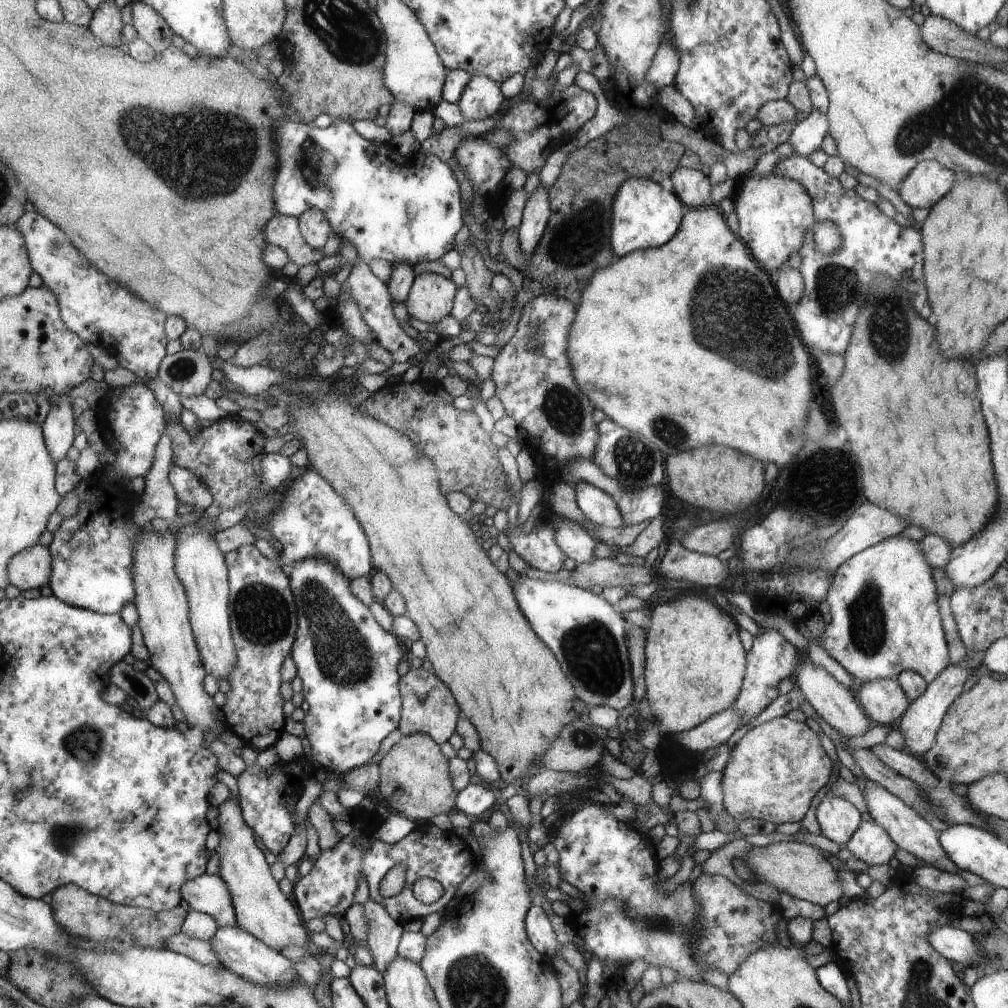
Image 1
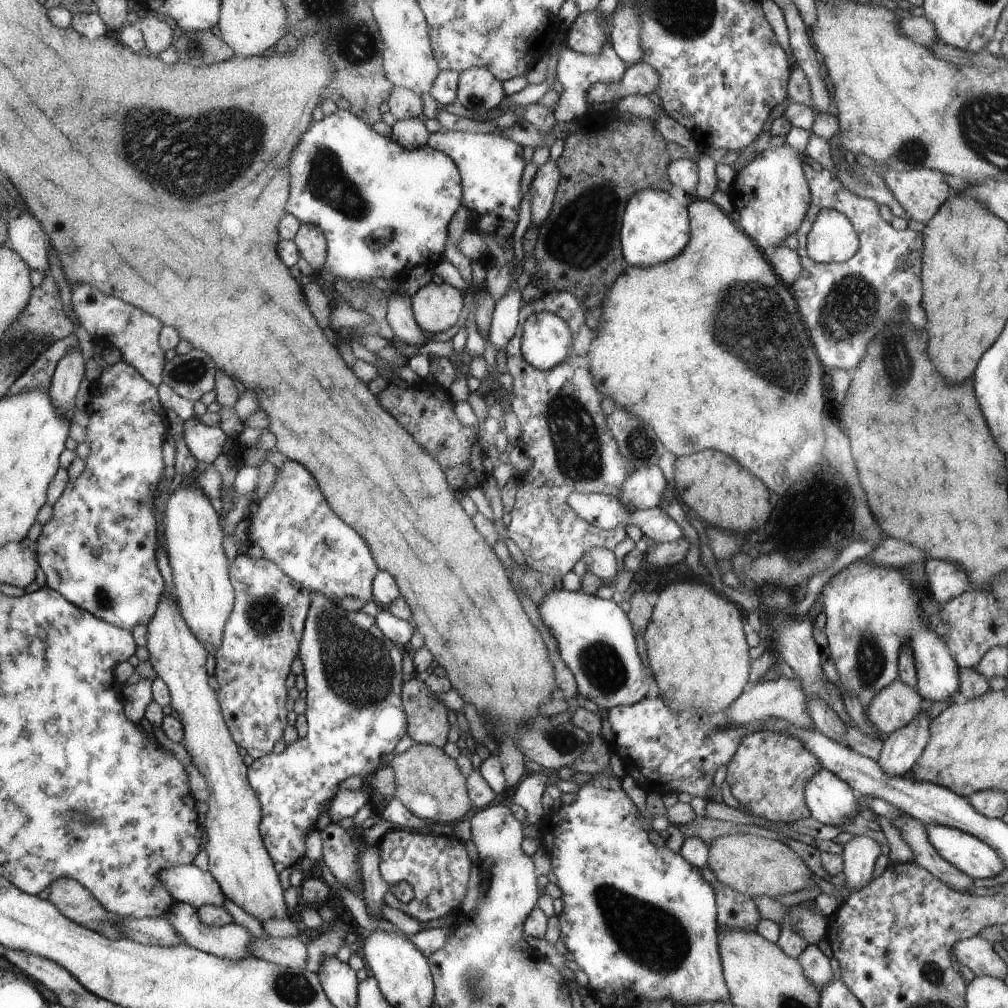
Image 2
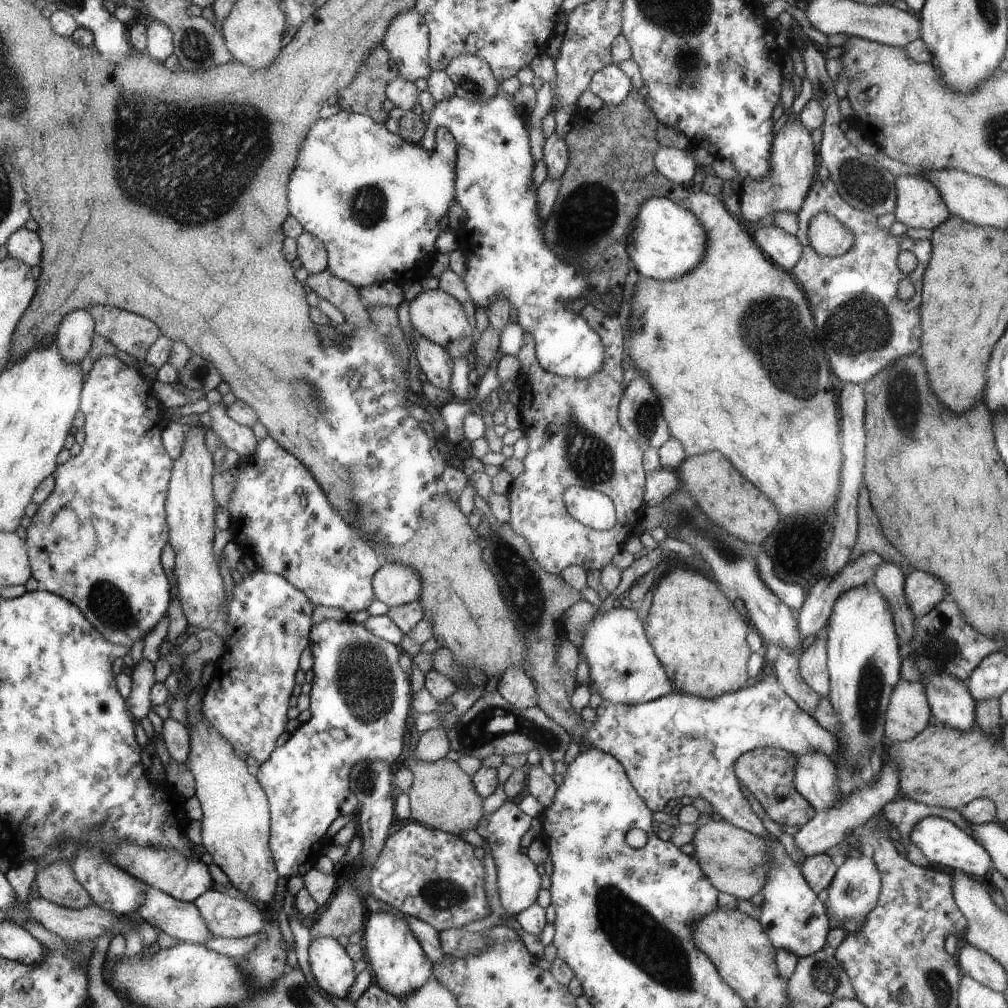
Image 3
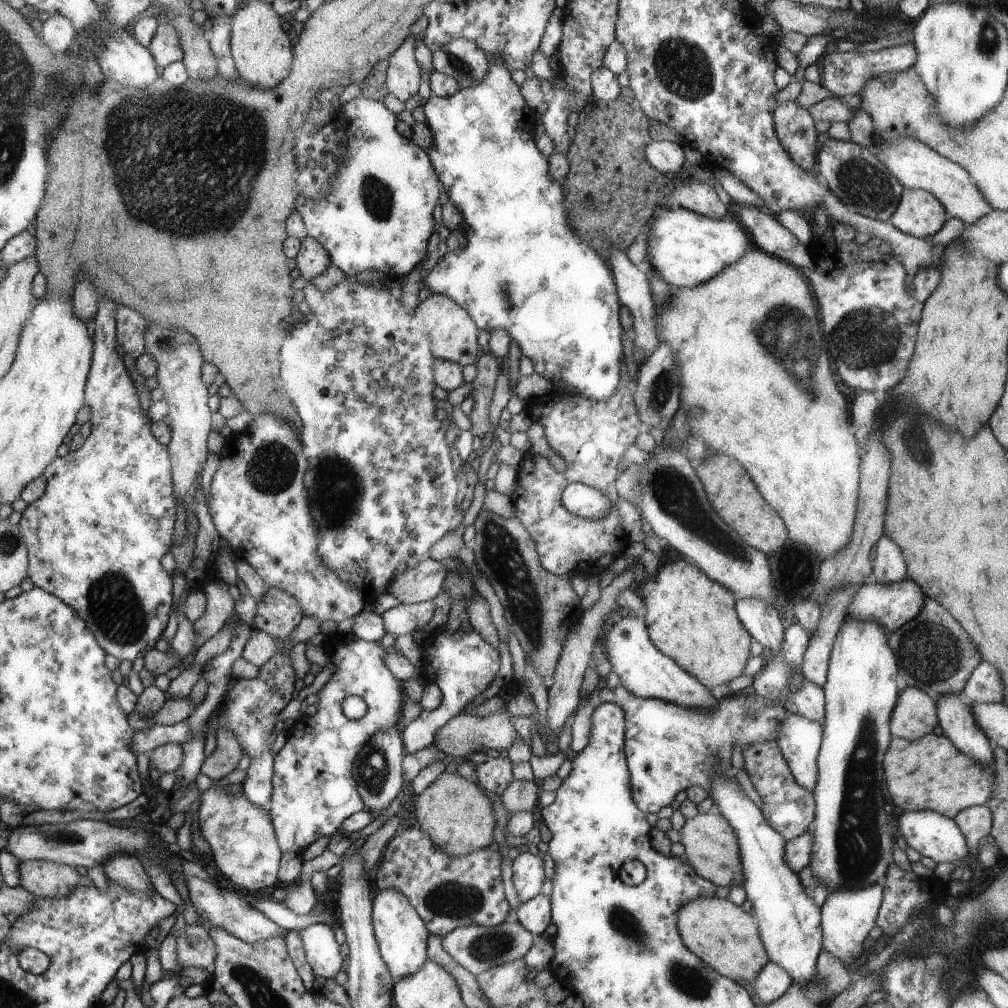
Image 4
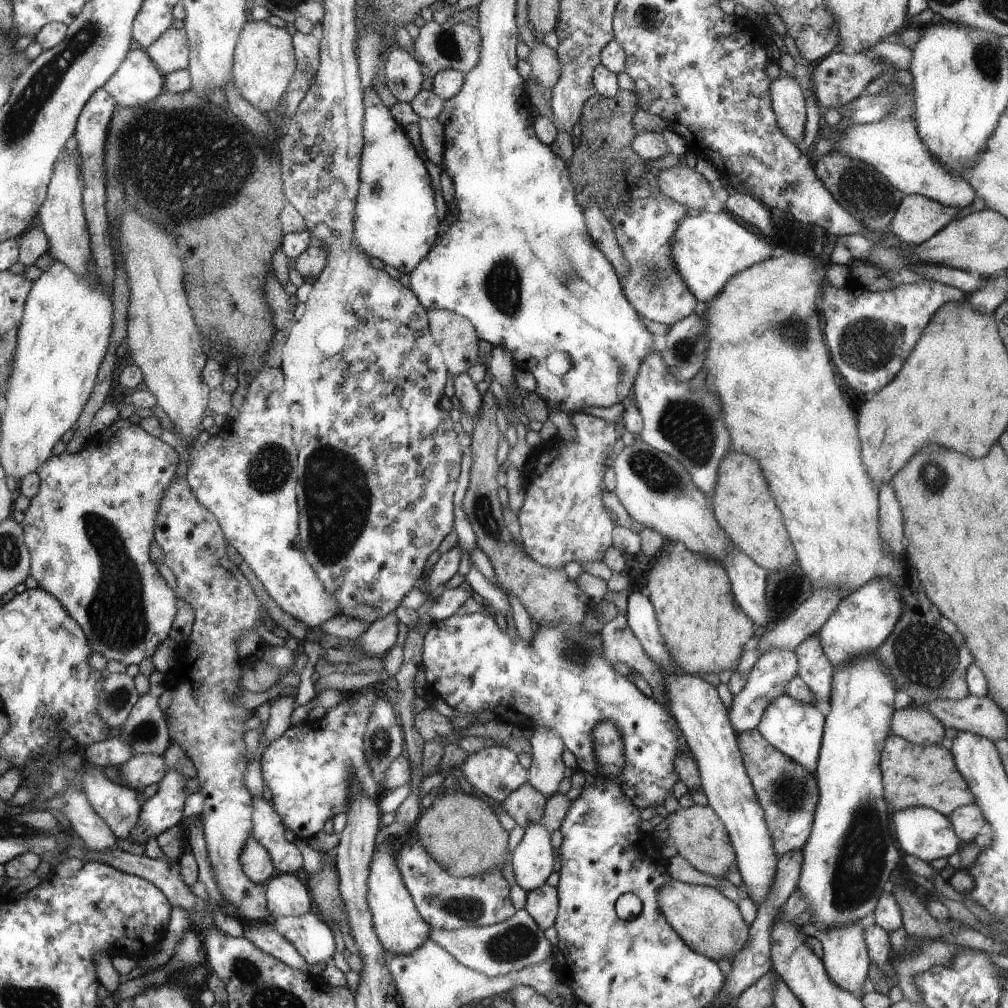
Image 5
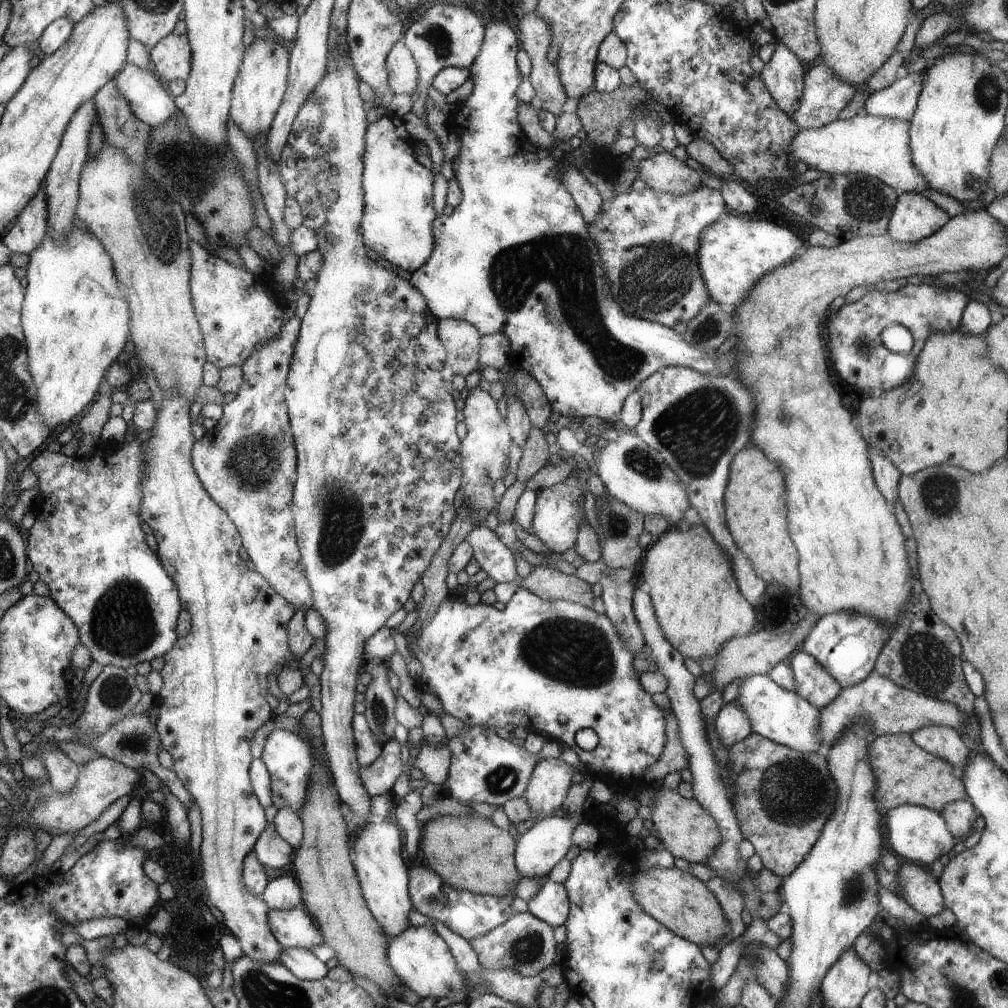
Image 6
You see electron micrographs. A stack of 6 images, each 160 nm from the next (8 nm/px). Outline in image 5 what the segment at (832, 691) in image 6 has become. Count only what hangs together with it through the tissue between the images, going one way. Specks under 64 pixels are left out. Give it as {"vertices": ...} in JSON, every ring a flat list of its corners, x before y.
{"vertices":[[819,632,805,638,795,651,799,660,797,675,812,689,818,702,829,702,835,668,823,651]]}

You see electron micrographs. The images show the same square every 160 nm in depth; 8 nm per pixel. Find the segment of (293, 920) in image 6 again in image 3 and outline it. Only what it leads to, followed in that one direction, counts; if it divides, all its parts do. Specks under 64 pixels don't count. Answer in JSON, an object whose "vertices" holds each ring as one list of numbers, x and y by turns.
{"vertices":[[316,937,309,946,310,970,317,986,326,994,348,999,348,990,354,984,354,962,346,950,332,938]]}

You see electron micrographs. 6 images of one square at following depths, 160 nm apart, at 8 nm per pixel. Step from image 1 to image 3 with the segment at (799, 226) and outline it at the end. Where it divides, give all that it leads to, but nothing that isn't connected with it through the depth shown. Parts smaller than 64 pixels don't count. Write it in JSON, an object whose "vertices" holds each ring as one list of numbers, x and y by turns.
{"vertices":[[793,117,778,132,775,144,771,148,771,169,761,179,741,179,738,190,738,212,750,224,750,232,759,230,762,226,774,225,773,219,777,213,798,213,803,208,804,198,811,190,816,166,816,148,810,138,807,127]]}

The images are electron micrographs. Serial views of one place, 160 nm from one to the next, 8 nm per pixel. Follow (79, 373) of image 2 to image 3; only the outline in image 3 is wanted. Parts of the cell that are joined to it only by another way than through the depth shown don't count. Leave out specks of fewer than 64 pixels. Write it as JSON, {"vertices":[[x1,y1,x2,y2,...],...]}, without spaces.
{"vertices":[[78,309,63,318,54,344,67,363,80,365,89,354,94,335,91,316,84,309]]}

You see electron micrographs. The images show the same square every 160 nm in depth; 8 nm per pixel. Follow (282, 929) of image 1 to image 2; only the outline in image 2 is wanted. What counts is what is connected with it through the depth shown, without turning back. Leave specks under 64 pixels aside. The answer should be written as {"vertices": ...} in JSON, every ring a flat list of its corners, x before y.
{"vertices":[[164,589,163,597,160,597,155,616,146,626,148,661,169,688,170,705,176,710,175,715,183,726,185,749,198,764,199,772,209,786,210,796,206,802,209,808,204,823,207,841,204,848,208,855,210,874,214,875,226,897,246,914,254,916,261,923,272,918,284,920,288,916,284,890,259,829,262,807,248,782,248,767,243,762,243,756,238,753,239,745,230,736,227,724,224,724,225,718,222,718,221,706,218,706,219,698,210,688,210,678,206,674,208,652,196,640,174,594,172,598,167,589]]}

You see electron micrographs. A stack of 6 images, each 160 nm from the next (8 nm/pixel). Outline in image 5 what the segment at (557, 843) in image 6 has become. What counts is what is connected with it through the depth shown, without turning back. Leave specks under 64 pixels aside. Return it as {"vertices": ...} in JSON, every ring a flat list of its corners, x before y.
{"vertices":[[530,825,511,852,510,864,513,866,515,883,526,892,540,889,554,872,554,846,550,842,550,831,542,825]]}

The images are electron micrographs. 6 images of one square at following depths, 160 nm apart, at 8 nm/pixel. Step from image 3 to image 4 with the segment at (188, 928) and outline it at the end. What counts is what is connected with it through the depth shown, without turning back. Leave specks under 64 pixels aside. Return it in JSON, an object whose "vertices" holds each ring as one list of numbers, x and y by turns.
{"vertices":[[115,855,102,867,112,882,135,895,148,897,153,892,153,884,145,866,132,855]]}

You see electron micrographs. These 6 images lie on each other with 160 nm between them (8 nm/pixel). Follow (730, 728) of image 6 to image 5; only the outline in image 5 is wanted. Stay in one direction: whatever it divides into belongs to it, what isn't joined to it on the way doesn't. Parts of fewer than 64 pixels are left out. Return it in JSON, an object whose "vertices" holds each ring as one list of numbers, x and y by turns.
{"vertices":[[770,649,759,656,749,672,744,688,736,696,733,696,732,705,728,708,731,725,738,734,757,728,767,711,768,705,775,698,786,695,786,687,798,674,798,669,799,660,795,650]]}

